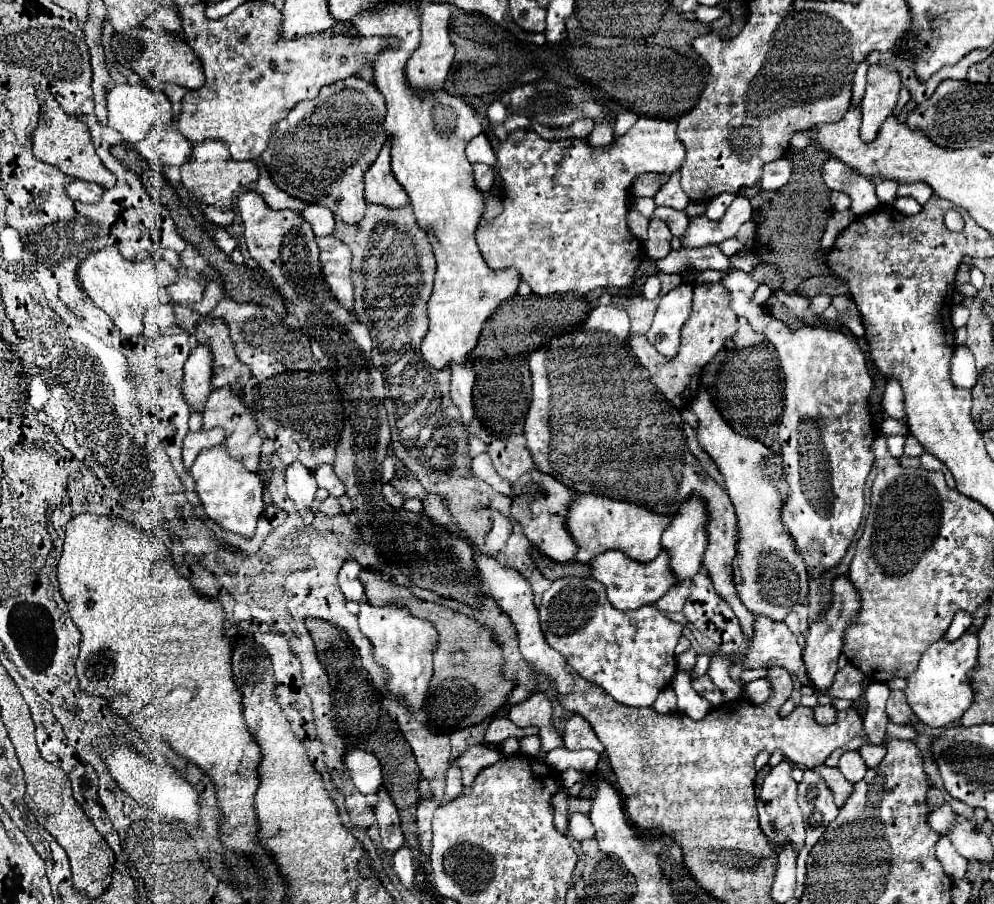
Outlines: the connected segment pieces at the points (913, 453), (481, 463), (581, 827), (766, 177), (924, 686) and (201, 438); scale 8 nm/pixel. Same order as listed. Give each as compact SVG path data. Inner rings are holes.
M906 435L906 455L908 457L920 457L920 455L924 455L926 451L924 451L924 447L918 443L918 439L916 437L912 437L912 435Z
M482 453L482 455L474 457L474 459L472 459L472 465L470 465L470 471L472 471L474 477L486 481L486 483L488 483L490 487L494 487L496 491L500 491L500 493L504 493L504 495L512 495L510 483L506 483L506 481L496 473L496 469L494 469L494 465L492 465L488 453Z
M574 813L574 815L570 817L568 835L570 835L570 837L574 837L576 841L584 841L584 839L594 837L594 827L592 827L592 821L588 819L588 815Z
M788 155L766 163L762 177L760 177L760 189L764 191L778 191L780 187L784 187L790 179L792 173L792 159Z
M966 631L958 641L936 641L922 657L916 673L906 679L906 701L914 715L930 727L946 727L962 717L962 713L972 705L974 691L968 683L966 673L976 665L978 659L978 637Z
M210 429L210 431L198 431L198 433L188 433L184 439L184 447L182 447L182 461L184 467L190 471L192 463L196 461L196 455L200 455L200 451L212 449L222 445L224 441L224 431L222 429Z

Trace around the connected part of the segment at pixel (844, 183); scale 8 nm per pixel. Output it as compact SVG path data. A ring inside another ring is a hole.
M828 159L824 163L824 183L832 191L842 191L850 195L852 199L852 211L856 215L866 215L868 211L874 211L878 207L874 183L870 179L864 179L862 175L856 175L854 171L848 171L848 165L840 163L838 159Z

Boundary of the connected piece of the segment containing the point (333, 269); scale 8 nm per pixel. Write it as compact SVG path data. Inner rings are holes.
M334 237L318 239L316 243L320 247L320 265L328 287L332 289L334 297L342 307L354 311L352 279L350 279L350 259L352 259L350 249Z

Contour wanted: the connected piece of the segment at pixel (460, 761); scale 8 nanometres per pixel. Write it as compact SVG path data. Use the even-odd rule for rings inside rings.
M474 745L464 749L460 755L456 755L456 765L462 771L462 779L464 785L472 785L474 777L478 775L480 769L496 763L500 759L500 751L498 749L490 749L490 747L482 747L482 745Z

